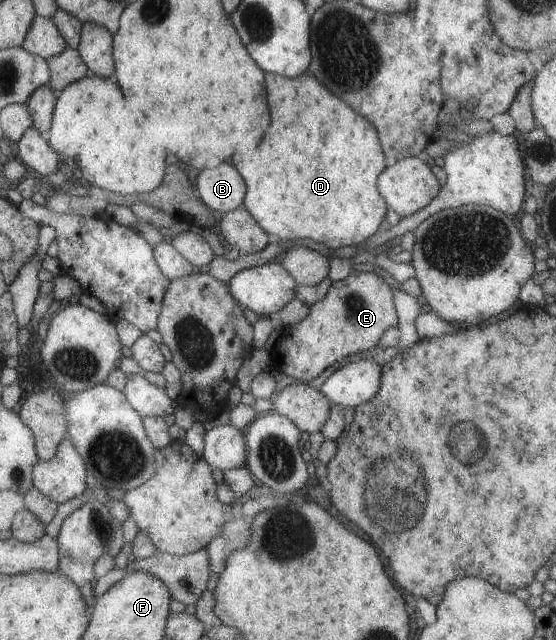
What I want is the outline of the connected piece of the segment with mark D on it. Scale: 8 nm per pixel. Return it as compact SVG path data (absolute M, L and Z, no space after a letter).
M264 73L264 79L272 121L276 123L270 123L270 127L260 135L252 149L232 155L232 165L245 183L242 207L276 240L299 242L307 237L332 250L362 243L378 231L378 225L388 208L376 185L378 175L386 166L385 155L374 127L364 117L356 115L338 97L328 93L308 73L296 79Z

